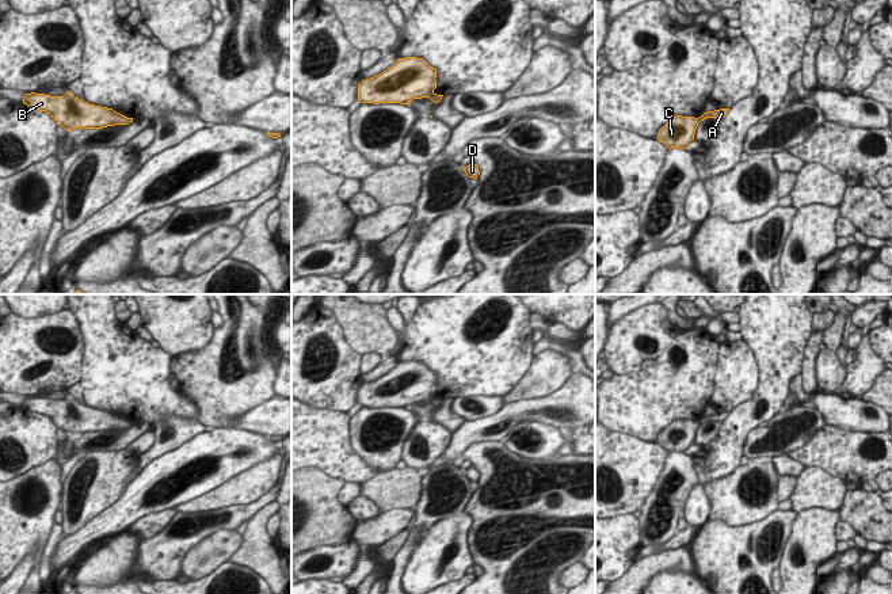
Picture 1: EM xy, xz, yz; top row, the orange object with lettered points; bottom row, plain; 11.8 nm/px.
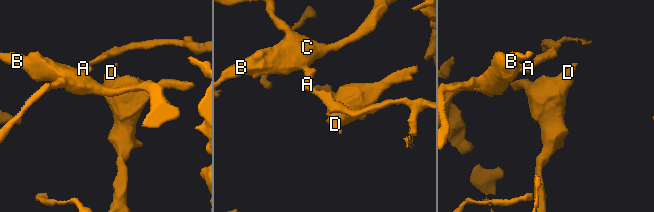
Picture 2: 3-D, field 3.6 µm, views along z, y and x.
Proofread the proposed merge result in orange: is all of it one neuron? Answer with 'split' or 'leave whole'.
split

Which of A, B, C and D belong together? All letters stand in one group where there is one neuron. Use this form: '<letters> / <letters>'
A D / B C

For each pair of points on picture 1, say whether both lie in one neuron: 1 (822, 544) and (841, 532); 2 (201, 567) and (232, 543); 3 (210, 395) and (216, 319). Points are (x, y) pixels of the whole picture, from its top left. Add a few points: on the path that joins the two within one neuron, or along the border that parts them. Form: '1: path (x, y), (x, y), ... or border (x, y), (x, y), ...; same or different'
1: border (839, 520), (835, 528), (837, 540); different
2: path (209, 559), (224, 544); same
3: border (217, 311), (221, 323), (214, 328); different

